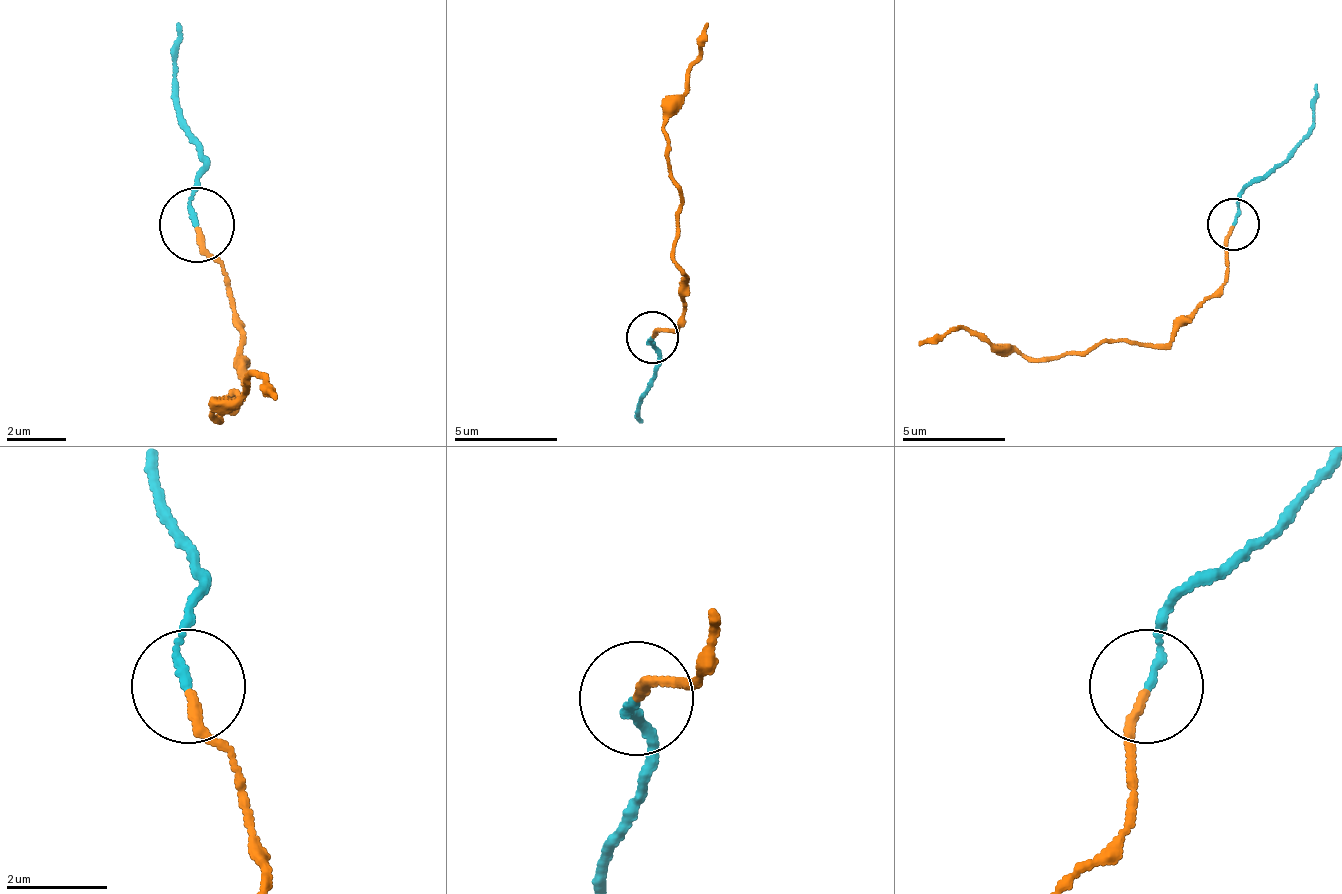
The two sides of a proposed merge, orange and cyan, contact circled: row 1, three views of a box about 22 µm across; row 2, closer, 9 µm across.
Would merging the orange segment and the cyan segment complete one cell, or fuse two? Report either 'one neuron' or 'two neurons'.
two neurons

